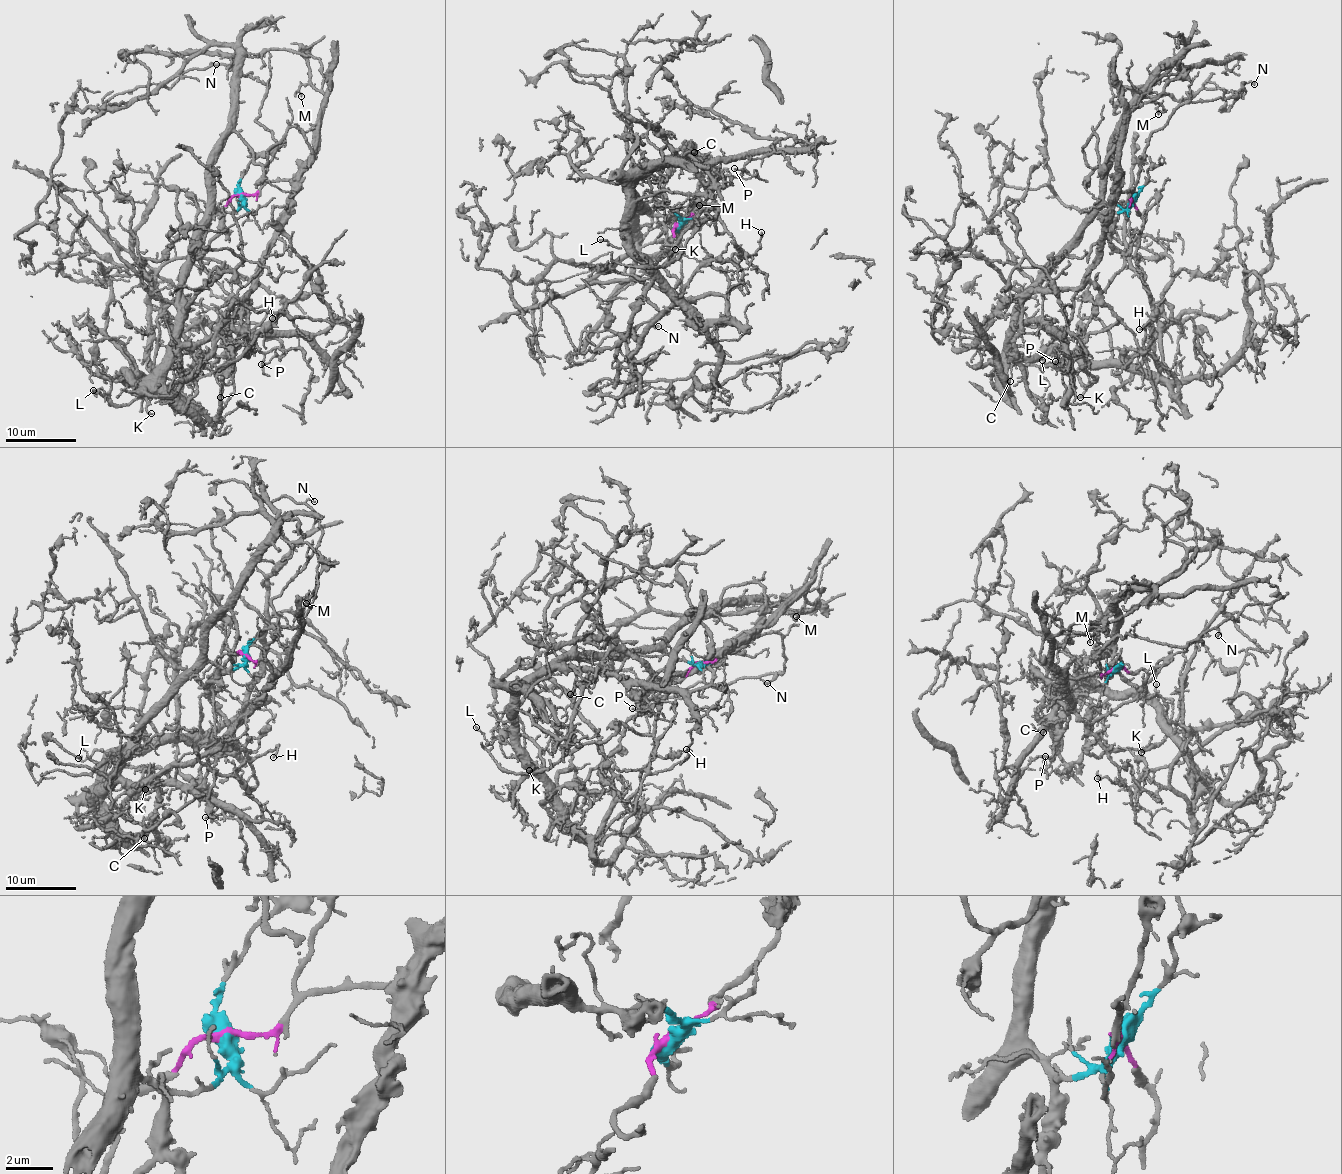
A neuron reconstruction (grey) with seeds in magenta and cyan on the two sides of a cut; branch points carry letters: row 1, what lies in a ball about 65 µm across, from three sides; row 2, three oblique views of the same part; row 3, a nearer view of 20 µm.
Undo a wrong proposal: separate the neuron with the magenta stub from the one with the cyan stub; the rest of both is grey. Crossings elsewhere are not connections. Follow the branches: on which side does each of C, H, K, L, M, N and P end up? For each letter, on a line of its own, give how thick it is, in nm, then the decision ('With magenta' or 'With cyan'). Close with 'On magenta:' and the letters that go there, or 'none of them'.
C: Thickness 120 nm. With magenta
H: Thickness 130 nm. With magenta
K: Thickness 160 nm. With magenta
L: Thickness 140 nm. With magenta
M: Thickness 100 nm. With magenta
N: Thickness 150 nm. With magenta
P: Thickness 110 nm. With magenta
On magenta: C, H, K, L, M, N, P

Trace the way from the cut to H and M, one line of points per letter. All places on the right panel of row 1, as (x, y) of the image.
H: (1131, 200), (1131, 191), (1117, 196), (1089, 280), (1143, 351), (1152, 324), (1139, 330)
M: (1131, 200), (1131, 191), (1120, 189), (1121, 128), (1128, 123), (1131, 113), (1143, 104), (1156, 101), (1158, 114)

